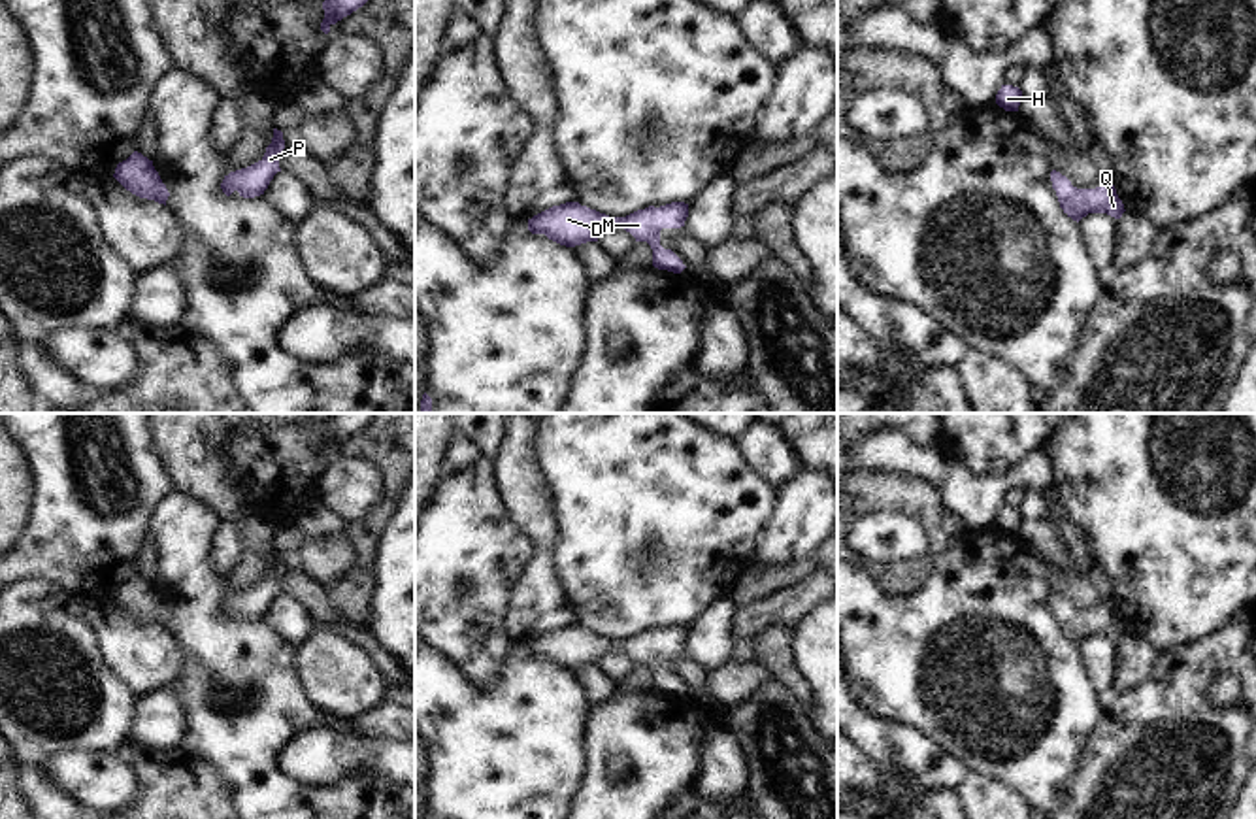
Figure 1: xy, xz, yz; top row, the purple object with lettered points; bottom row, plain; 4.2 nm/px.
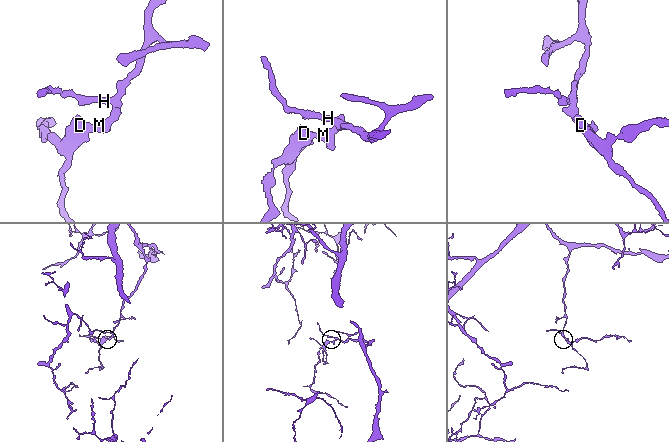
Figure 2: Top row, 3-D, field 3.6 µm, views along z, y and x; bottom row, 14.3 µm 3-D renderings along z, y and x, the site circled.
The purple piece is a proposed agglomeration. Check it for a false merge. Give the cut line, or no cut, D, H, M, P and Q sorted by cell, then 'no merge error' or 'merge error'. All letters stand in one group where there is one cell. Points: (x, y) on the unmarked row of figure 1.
no cut | D H M P Q | no merge error

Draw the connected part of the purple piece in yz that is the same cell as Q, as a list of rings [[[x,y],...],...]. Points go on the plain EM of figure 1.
[[[1056,593],[1050,594],[1050,604],[1052,611],[1056,613],[1060,630],[1077,645],[1088,636],[1107,636],[1115,642],[1120,642],[1126,634],[1109,596],[1096,611],[1077,611],[1066,598]]]

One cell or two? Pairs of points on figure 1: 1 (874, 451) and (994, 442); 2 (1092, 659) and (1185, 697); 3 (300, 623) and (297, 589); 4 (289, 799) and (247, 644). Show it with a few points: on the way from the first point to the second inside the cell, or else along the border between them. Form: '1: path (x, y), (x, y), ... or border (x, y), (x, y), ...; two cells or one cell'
1: border (942, 446), (949, 457), (955, 457), (977, 474); two cells
2: border (1111, 689), (1102, 697); two cells
3: border (281, 593), (289, 595), (315, 625); two cells
4: path (259, 761), (259, 691), (253, 682); one cell

